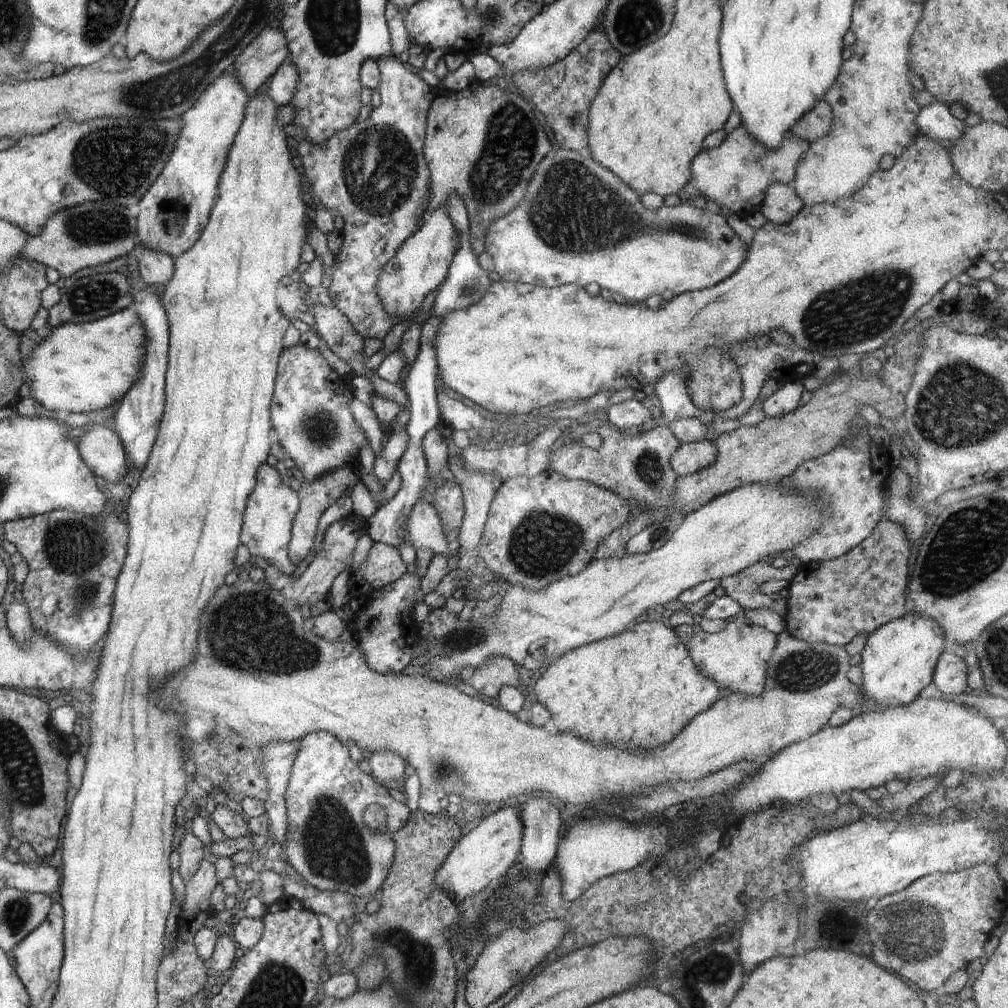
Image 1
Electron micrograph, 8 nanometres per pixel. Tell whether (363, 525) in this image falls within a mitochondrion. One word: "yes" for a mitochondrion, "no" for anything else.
no

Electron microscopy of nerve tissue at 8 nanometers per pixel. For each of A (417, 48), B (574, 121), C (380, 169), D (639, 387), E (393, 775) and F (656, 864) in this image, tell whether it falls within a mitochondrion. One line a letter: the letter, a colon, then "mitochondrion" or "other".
A: other
B: mitochondrion
C: mitochondrion
D: other
E: other
F: other

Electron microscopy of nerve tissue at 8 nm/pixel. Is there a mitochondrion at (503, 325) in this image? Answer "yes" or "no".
no

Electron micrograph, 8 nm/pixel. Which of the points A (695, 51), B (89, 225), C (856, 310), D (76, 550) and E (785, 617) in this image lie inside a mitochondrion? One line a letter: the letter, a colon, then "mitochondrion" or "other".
A: other
B: mitochondrion
C: mitochondrion
D: mitochondrion
E: other

